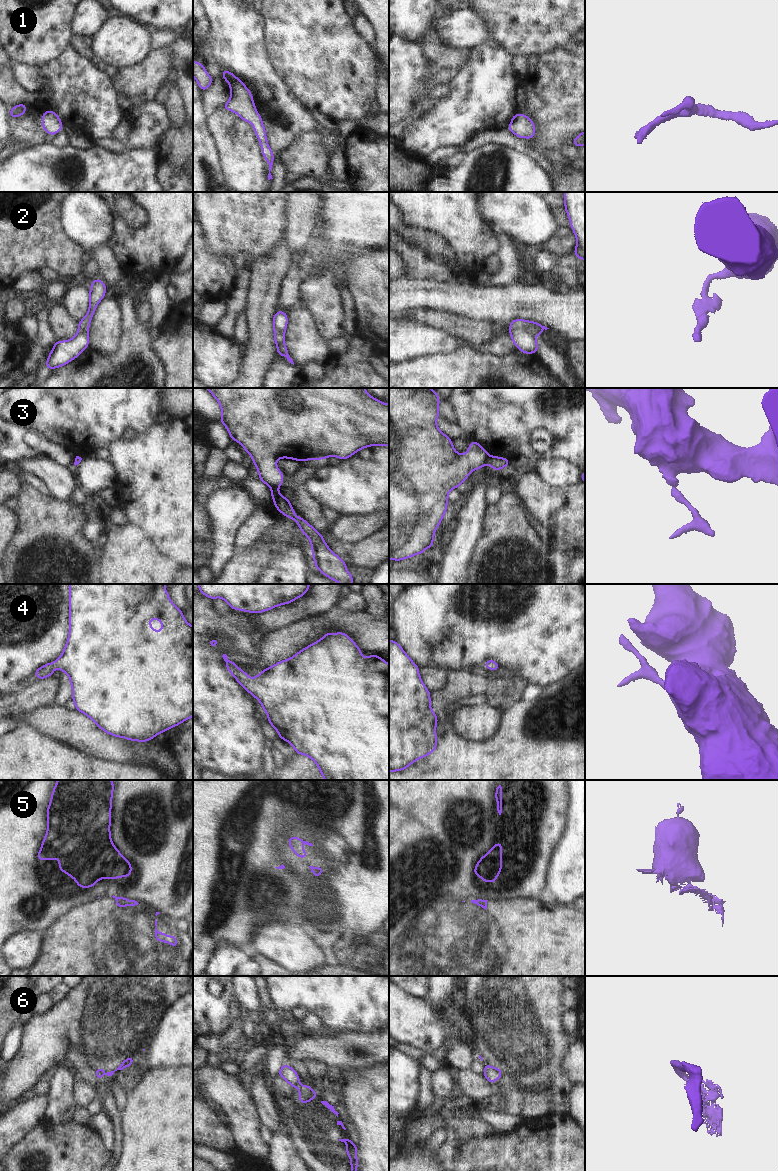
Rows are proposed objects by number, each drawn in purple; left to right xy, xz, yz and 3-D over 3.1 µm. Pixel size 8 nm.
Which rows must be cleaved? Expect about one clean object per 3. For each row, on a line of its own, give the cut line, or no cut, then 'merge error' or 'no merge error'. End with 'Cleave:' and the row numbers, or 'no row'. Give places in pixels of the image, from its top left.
1: no cut | no merge error
2: yz (525, 321), (525, 327), (535, 337) | merge error
3: yz (490, 456), (487, 462) | merge error
4: no cut | no merge error
5: xz (319, 872), (314, 874) | merge error
6: xz (299, 1083), (294, 1087) | merge error
Cleave: 2, 3, 5, 6

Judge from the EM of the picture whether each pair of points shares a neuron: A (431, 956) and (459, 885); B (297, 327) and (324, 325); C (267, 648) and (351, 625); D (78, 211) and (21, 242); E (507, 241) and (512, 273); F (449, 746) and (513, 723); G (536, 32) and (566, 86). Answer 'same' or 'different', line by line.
A: different
B: different
C: same
D: different
E: same
F: same
G: different

